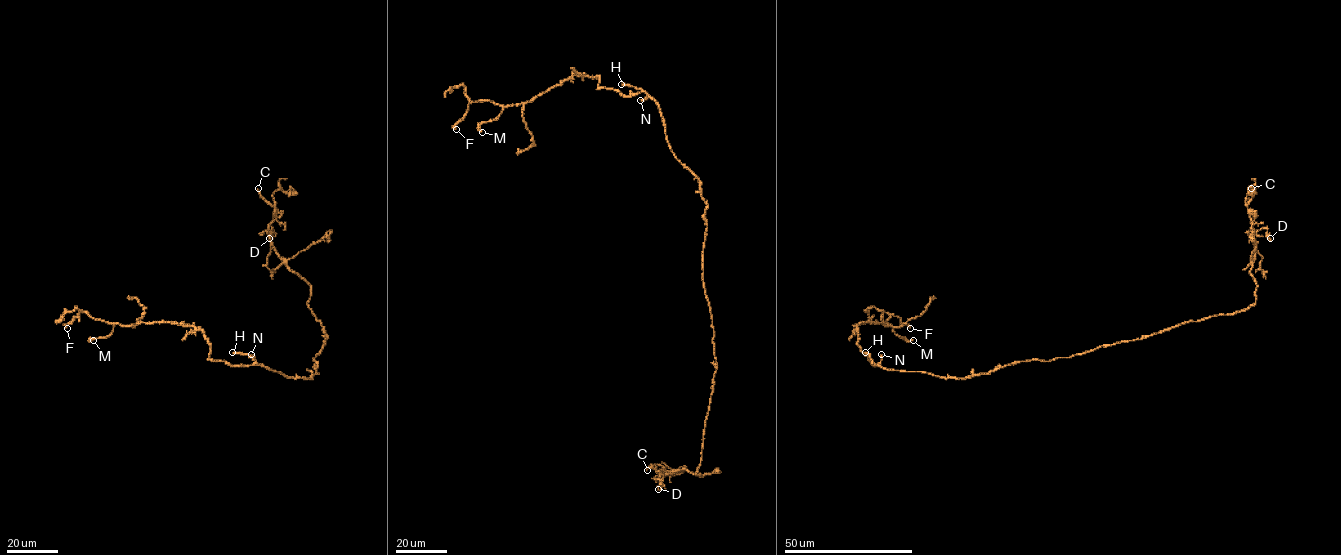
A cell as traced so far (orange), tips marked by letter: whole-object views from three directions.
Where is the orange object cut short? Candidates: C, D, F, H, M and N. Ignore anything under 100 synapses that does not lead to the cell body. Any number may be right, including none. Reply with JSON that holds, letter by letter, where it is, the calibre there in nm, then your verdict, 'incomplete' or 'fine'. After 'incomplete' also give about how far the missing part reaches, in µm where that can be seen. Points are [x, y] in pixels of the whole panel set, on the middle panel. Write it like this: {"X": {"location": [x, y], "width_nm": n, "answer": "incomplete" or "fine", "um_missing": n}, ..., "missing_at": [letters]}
{"C": {"location": [647, 470], "width_nm": 240, "answer": "incomplete", "um_missing": 45}, "D": {"location": [658, 489], "width_nm": 140, "answer": "fine"}, "F": {"location": [456, 129], "width_nm": 300, "answer": "fine"}, "H": {"location": [621, 84], "width_nm": 550, "answer": "fine"}, "M": {"location": [482, 132], "width_nm": 280, "answer": "fine"}, "N": {"location": [640, 100], "width_nm": 280, "answer": "fine"}, "missing_at": ["C"]}

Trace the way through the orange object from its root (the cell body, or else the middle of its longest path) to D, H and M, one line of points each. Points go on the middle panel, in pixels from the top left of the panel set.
D: (706, 229), (703, 283), (716, 369), (699, 475), (685, 469), (658, 472), (663, 486), (658, 489)
H: (706, 229), (706, 205), (701, 196), (699, 180), (672, 151), (659, 106), (641, 89), (621, 84)
M: (706, 229), (699, 180), (644, 92), (572, 75), (504, 106), (482, 132)

